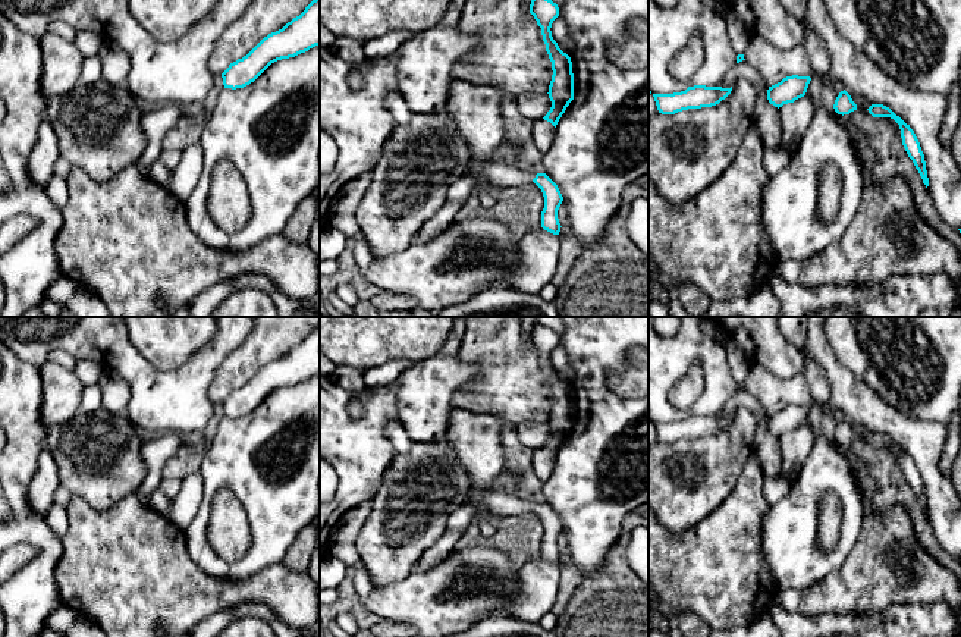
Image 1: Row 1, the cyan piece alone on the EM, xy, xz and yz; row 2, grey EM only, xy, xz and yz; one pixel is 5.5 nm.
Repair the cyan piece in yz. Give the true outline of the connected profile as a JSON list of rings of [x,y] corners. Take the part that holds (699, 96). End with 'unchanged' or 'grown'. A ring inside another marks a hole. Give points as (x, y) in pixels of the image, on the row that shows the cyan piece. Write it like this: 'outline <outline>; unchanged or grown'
outline [[[694,85],[673,94],[653,94],[659,113],[675,114],[688,109],[712,107],[725,100],[732,91],[722,87]]]; unchanged

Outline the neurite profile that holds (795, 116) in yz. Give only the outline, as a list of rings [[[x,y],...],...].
[[[807,97],[779,107],[782,120],[782,145],[794,154],[811,119],[813,104]]]

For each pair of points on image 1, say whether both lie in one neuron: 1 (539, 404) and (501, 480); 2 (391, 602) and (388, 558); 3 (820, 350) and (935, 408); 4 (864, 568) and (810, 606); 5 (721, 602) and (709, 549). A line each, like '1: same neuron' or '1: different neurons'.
1: different neurons
2: different neurons
3: different neurons
4: same neuron
5: same neuron

